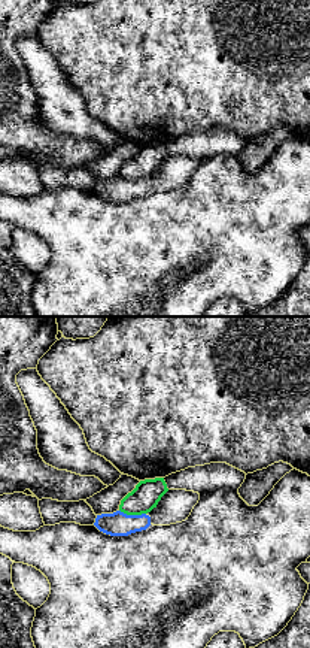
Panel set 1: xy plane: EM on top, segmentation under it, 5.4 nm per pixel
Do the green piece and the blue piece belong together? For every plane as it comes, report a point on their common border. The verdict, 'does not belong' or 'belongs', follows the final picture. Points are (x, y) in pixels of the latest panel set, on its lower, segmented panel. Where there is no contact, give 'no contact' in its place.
(133, 514)

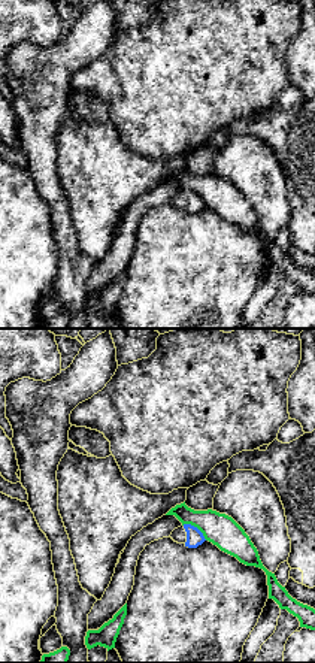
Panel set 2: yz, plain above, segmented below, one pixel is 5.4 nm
(196, 526)

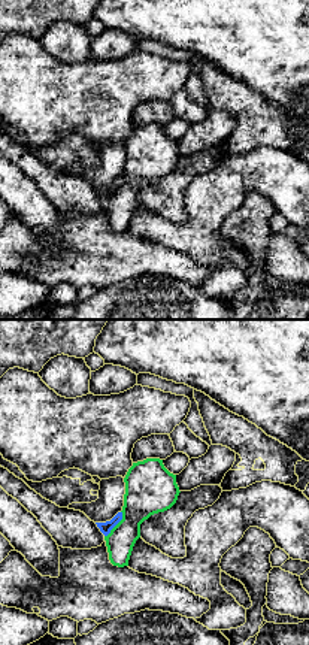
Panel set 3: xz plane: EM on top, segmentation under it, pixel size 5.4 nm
(117, 524)

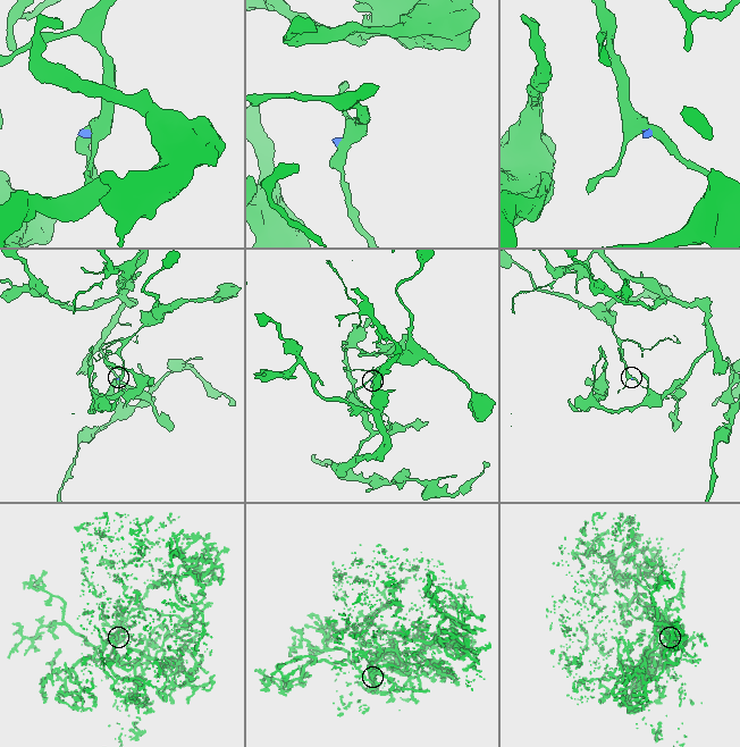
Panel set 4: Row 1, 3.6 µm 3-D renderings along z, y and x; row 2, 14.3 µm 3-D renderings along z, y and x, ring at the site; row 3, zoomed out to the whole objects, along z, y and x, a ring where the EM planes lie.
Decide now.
does not belong

